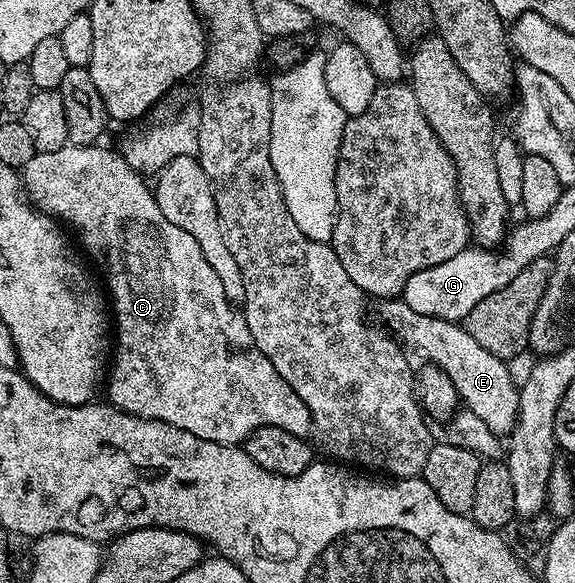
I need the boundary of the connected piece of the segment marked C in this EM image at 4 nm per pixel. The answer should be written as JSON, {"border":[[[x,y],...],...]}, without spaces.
{"border":[[[68,145],[64,149],[56,149],[56,153],[35,153],[32,161],[28,161],[26,167],[21,168],[20,178],[24,184],[24,190],[33,206],[39,211],[46,212],[47,215],[61,221],[71,232],[78,231],[77,242],[82,242],[81,250],[91,255],[96,262],[102,266],[102,271],[106,274],[105,286],[108,288],[109,298],[112,300],[112,315],[116,320],[116,350],[112,355],[112,372],[108,377],[108,387],[110,383],[110,396],[109,402],[115,407],[119,407],[121,411],[126,411],[129,415],[135,415],[141,419],[156,419],[164,421],[168,425],[176,425],[176,429],[184,429],[184,433],[192,433],[195,437],[204,437],[204,441],[216,441],[217,443],[228,443],[231,445],[241,444],[249,437],[257,427],[264,425],[276,425],[283,427],[288,433],[296,433],[297,435],[306,437],[311,434],[312,428],[310,425],[310,414],[308,413],[308,405],[304,405],[304,401],[300,401],[300,397],[296,397],[296,393],[292,389],[292,385],[288,385],[284,381],[284,377],[280,377],[280,373],[276,373],[276,369],[272,365],[272,361],[268,361],[268,357],[264,357],[264,353],[260,353],[260,349],[256,349],[256,341],[252,341],[252,333],[248,333],[248,325],[246,324],[246,317],[242,314],[241,310],[235,304],[230,302],[230,298],[224,293],[224,285],[220,285],[220,277],[216,277],[216,269],[212,269],[212,265],[208,265],[208,261],[204,257],[204,253],[200,253],[200,245],[196,245],[196,237],[192,237],[192,233],[188,233],[184,229],[180,229],[180,225],[172,225],[172,221],[168,221],[168,217],[164,217],[164,213],[160,213],[160,205],[156,201],[151,184],[145,183],[143,176],[132,165],[128,165],[128,161],[117,150],[109,151],[108,148],[102,147],[103,145],[95,145],[93,147],[76,147]]]}

